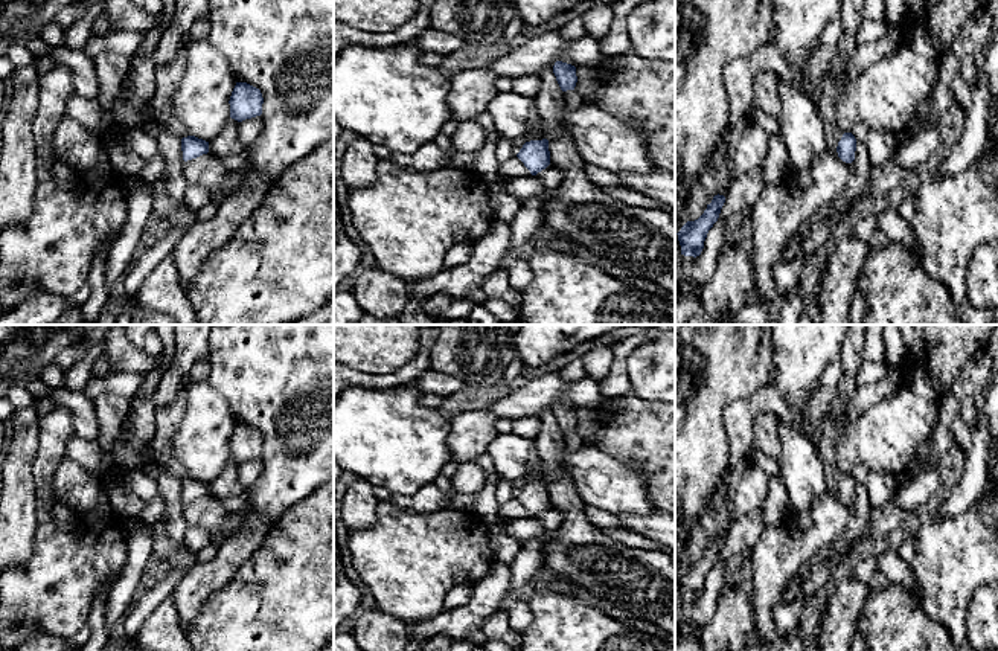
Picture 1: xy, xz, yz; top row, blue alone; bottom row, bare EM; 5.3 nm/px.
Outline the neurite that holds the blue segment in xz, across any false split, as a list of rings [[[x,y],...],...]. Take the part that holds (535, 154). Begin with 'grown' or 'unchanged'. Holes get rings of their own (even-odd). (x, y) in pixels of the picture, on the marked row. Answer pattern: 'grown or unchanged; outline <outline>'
unchanged; outline [[[530,140],[523,145],[517,157],[532,175],[536,175],[550,165],[549,140]]]

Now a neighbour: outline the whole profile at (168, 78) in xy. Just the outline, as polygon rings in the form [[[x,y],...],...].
[[[186,49],[166,67],[155,69],[155,95],[154,110],[157,114],[157,145],[158,152],[165,157],[166,166],[162,174],[168,194],[172,201],[183,204],[187,181],[184,177],[184,160],[181,139],[168,127],[168,119],[174,116],[172,96],[178,88],[186,69]]]

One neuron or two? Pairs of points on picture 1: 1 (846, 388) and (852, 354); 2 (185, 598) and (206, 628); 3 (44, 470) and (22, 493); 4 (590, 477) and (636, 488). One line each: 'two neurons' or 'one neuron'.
1: one neuron
2: two neurons
3: two neurons
4: one neuron

